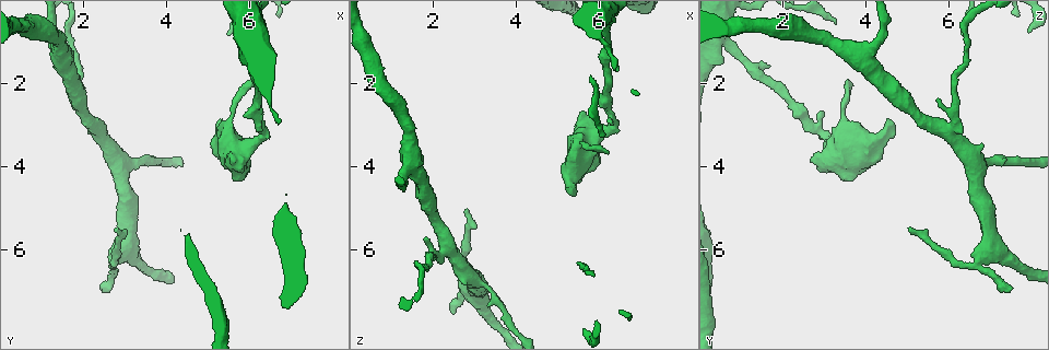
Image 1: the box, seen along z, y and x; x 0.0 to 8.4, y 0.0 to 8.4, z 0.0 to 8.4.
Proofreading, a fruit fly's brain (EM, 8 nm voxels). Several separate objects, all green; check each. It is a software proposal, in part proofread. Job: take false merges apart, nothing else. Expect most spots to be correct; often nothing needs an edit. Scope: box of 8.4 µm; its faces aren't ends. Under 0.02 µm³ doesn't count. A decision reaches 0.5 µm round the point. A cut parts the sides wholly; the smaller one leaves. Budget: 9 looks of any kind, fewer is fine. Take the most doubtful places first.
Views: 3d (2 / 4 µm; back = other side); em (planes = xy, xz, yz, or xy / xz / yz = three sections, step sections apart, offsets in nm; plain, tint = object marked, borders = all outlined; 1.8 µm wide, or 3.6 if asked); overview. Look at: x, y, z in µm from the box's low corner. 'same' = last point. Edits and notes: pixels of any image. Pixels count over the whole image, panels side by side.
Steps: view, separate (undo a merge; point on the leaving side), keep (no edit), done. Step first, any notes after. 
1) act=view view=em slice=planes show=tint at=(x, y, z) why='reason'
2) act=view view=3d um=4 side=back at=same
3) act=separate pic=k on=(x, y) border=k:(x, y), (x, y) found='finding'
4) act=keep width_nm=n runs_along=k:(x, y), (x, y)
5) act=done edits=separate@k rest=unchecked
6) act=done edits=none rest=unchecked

act=view view=em um=3.6 slice=planes show=tint at=(6.10, 1.10, 0.70)

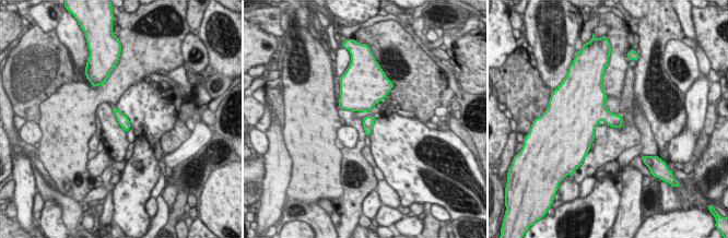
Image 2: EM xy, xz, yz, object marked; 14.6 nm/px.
act=keep found='all the same neuron'

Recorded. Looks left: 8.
act=view view=3d um=2 at=(2.40, 3.15, 5.90) why='sudden change in width'

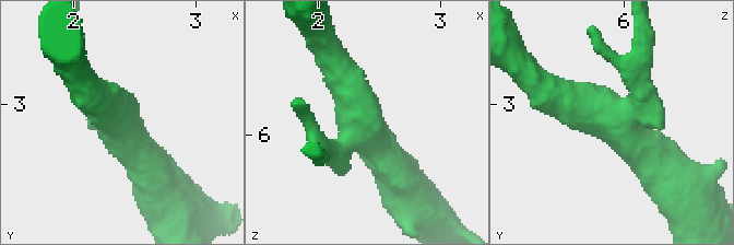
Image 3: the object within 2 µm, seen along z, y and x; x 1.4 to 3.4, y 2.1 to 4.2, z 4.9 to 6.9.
act=view view=em slice=planes show=borders at=(2.36, 3.16, 5.92) arms=3 arm_widths_nm=170,280,380 why='shape alone is not enough'

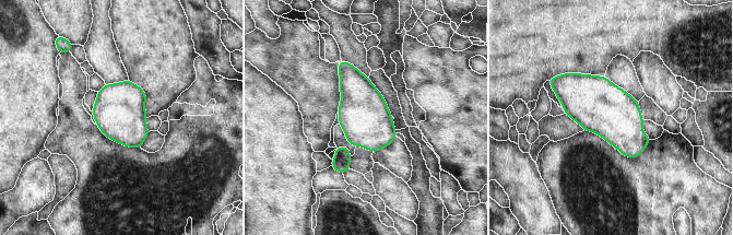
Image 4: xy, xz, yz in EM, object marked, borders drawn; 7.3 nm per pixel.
act=keep found='continuous, no second neuron'

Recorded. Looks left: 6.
act=view view=3d um=4 at=(5.85, 3.50, 3.30) why='sharp bend'

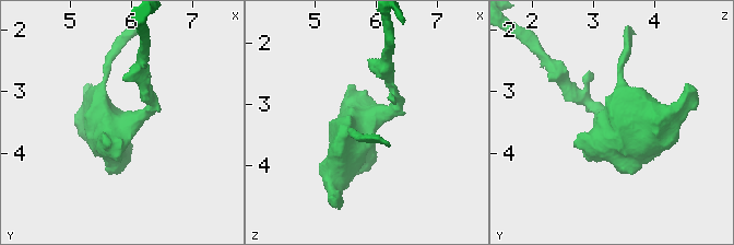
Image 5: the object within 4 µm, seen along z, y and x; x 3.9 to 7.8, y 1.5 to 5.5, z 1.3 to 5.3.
act=view view=em um=3.6 slice=planes show=tint at=(5.90, 3.55, 3.25)

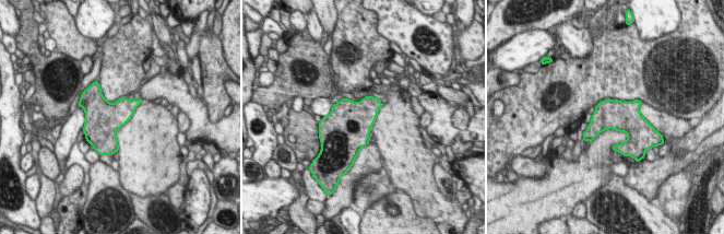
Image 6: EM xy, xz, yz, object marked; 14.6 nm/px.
act=keep found='one neuron here'

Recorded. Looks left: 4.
act=view view=3d um=2 side=back at=(1.40, 1.35, 3.80) why='branch point'

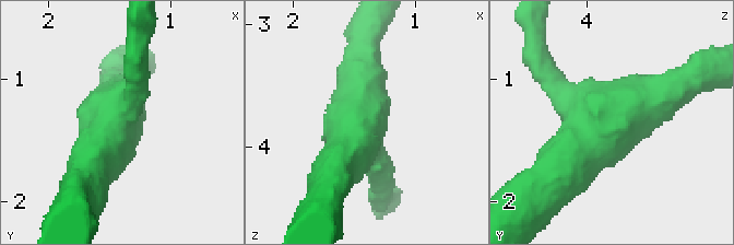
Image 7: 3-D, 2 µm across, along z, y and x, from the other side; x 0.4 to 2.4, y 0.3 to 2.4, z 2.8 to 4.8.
act=view view=em slice=planes show=tint at=(1.48, 1.38, 3.82) arms=3 arm_widths_nm=220,300,340 why='need the tissue'

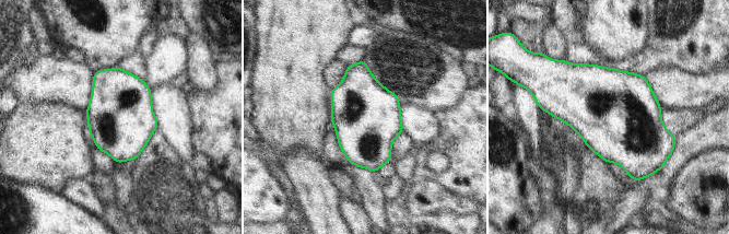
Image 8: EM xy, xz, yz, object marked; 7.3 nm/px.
act=keep found='continuous, no second neuron'

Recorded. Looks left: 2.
act=done edits=none rest=unchecked

